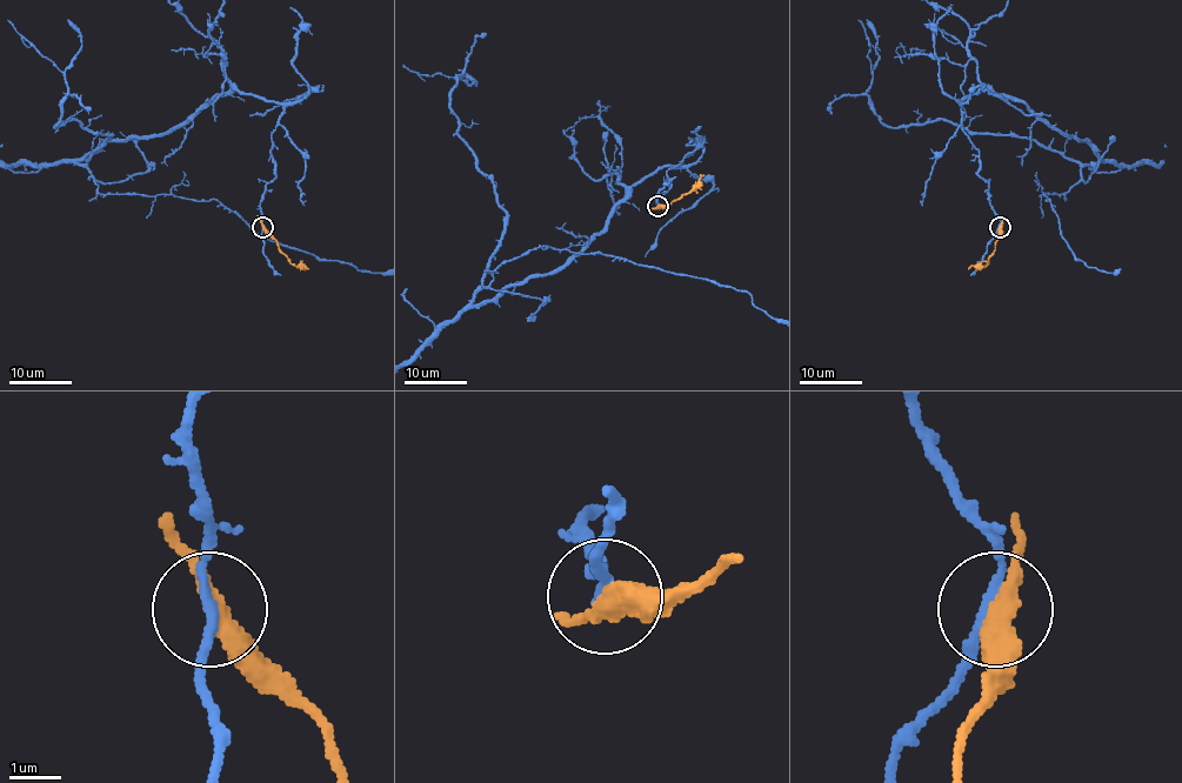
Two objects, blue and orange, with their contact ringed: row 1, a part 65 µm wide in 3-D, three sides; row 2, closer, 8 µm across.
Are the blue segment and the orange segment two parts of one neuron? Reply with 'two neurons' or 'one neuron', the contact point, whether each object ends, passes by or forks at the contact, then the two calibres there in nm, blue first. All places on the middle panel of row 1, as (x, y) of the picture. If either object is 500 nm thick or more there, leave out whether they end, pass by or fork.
two neurons; place (658, 206); blue passes by; orange passes by; calibres 180 and 400 nm

